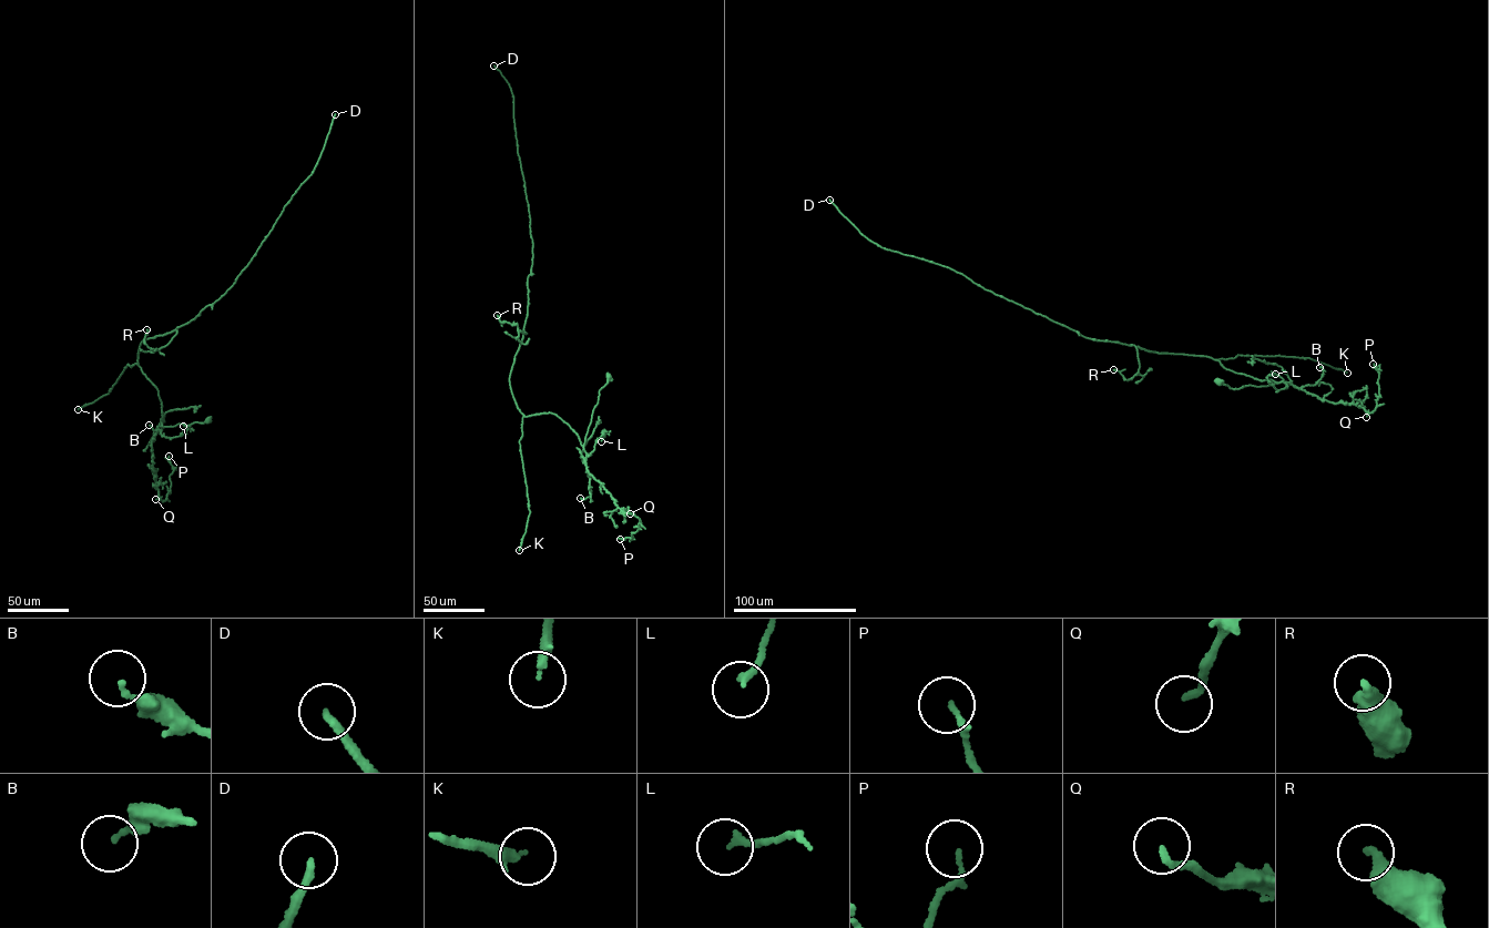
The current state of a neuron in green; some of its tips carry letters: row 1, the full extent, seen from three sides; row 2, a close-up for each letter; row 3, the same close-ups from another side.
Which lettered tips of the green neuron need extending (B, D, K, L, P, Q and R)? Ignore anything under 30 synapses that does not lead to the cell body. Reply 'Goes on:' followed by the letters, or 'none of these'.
Goes on: D, K

